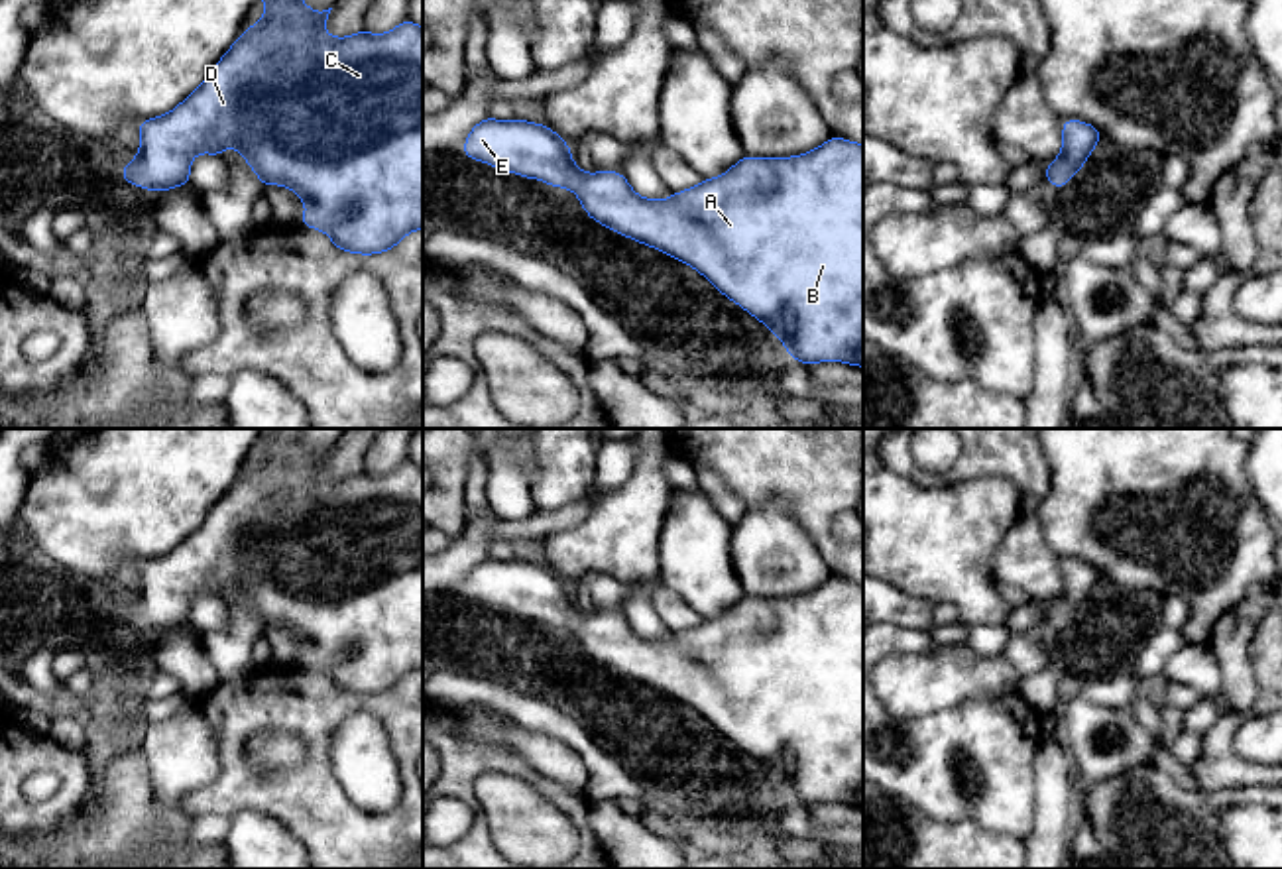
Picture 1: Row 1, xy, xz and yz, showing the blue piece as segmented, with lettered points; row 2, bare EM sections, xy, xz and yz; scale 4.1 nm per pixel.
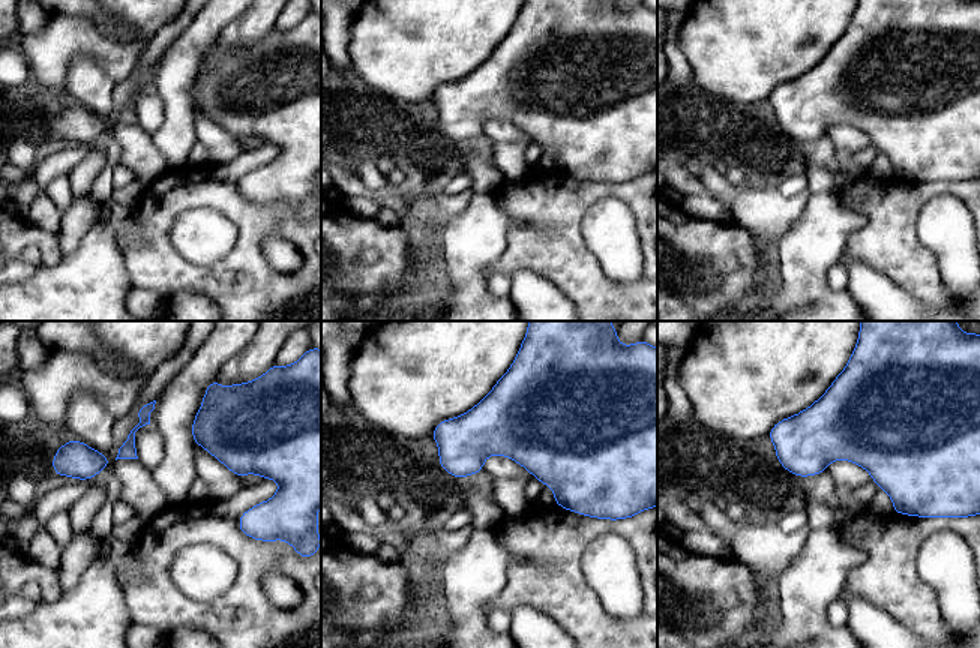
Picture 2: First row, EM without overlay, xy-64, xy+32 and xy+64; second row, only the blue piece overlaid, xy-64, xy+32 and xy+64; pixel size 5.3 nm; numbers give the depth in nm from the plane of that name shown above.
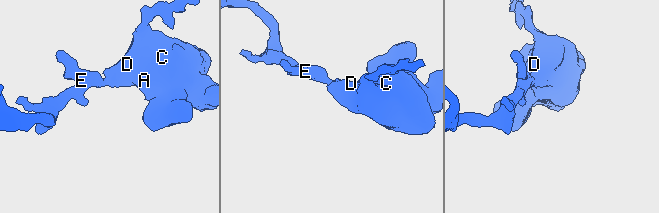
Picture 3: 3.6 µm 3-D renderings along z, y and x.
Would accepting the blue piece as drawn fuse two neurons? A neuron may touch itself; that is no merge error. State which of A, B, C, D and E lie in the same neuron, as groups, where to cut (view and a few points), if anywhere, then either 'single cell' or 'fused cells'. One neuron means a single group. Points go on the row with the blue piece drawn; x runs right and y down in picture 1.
A B C D E; no cut; single cell

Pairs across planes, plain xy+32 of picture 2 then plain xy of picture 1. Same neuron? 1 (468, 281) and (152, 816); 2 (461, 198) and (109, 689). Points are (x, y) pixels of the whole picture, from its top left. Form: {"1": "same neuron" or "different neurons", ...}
{"1": "different neurons", "2": "different neurons"}

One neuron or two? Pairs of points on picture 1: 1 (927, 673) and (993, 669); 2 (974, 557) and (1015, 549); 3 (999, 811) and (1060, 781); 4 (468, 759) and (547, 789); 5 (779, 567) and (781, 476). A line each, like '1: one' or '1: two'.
1: one
2: two
3: two
4: one
5: two

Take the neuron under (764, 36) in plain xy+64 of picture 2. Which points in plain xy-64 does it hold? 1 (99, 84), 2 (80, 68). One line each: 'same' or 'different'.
1: different
2: different

